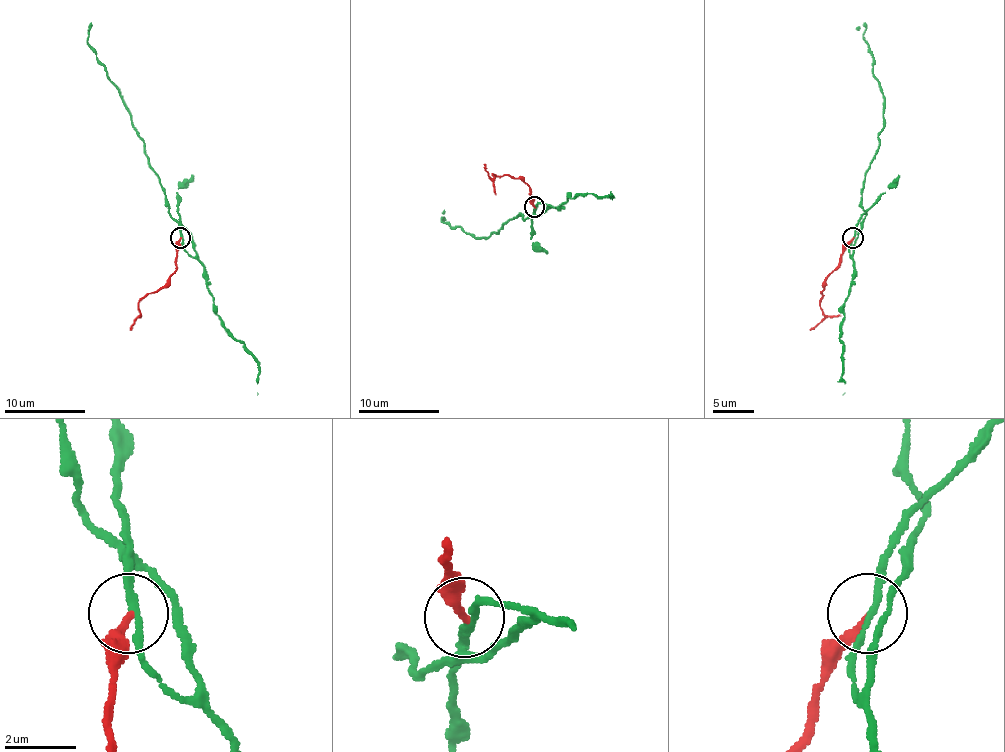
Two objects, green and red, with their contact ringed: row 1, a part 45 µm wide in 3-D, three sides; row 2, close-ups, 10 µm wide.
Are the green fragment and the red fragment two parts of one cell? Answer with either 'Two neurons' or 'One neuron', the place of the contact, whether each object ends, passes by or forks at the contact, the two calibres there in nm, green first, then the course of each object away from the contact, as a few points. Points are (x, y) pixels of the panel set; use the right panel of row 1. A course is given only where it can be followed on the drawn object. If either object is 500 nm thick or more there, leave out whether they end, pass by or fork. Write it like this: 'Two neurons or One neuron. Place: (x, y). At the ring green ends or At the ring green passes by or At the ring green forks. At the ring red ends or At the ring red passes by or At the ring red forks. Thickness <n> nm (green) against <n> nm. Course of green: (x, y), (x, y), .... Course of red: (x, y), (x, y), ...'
Two neurons. Place: (852, 237). At the ring green passes by. At the ring red ends. Thickness 180 nm (green) against 240 nm. Course of green: (852, 238), (864, 218), (862, 183), (878, 147), (884, 96), (872, 74), (864, 27), (856, 29). Course of red: (852, 238), (842, 254), (842, 262), (824, 282), (820, 303), (824, 317), (809, 329)

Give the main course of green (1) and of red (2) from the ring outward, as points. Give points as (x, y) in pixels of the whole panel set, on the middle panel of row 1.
1: (536, 206), (528, 218), (515, 216), (497, 232), (477, 238), (461, 226), (446, 224), (442, 210)
2: (534, 206), (530, 188), (519, 178), (493, 174), (491, 178), (483, 163)

